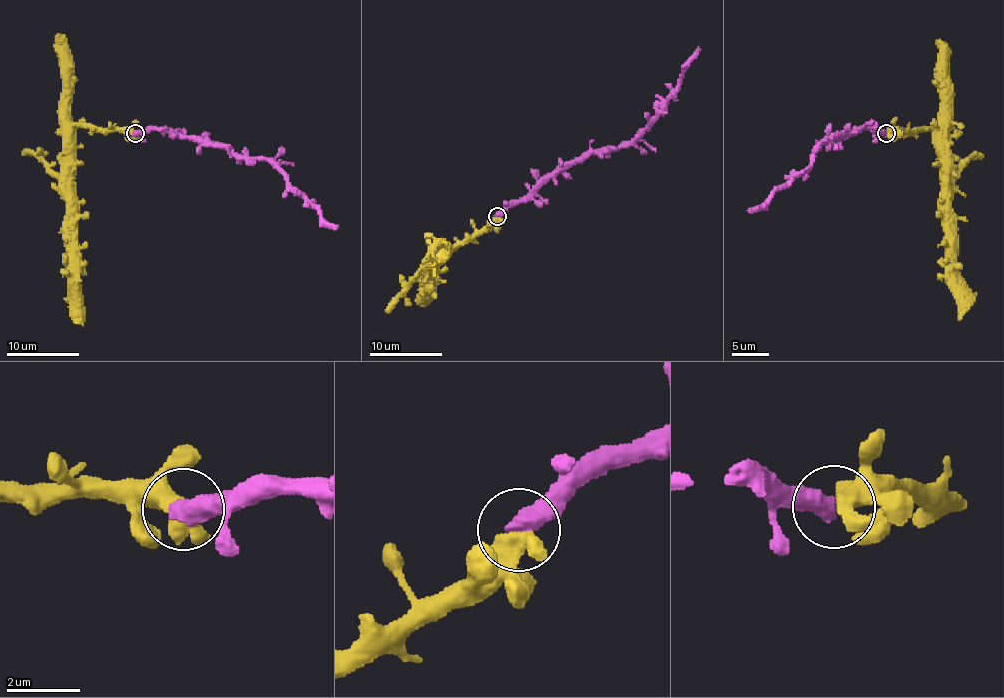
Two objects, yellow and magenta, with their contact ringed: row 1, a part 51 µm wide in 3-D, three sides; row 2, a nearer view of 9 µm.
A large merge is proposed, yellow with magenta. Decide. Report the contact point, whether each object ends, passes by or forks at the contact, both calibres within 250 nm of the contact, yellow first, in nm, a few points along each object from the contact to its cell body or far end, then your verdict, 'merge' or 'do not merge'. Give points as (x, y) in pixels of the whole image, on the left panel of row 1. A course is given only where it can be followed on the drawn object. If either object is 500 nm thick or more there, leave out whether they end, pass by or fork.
(135, 133) | 600/550 nm | yellow via (134, 134), (123, 129), (98, 131), (79, 125), (74, 128), (77, 283), (81, 291), (82, 325) | magenta via (134, 134), (171, 128), (182, 136), (264, 159), (284, 176), (286, 185), (316, 207), (320, 216), (336, 227) | merge

